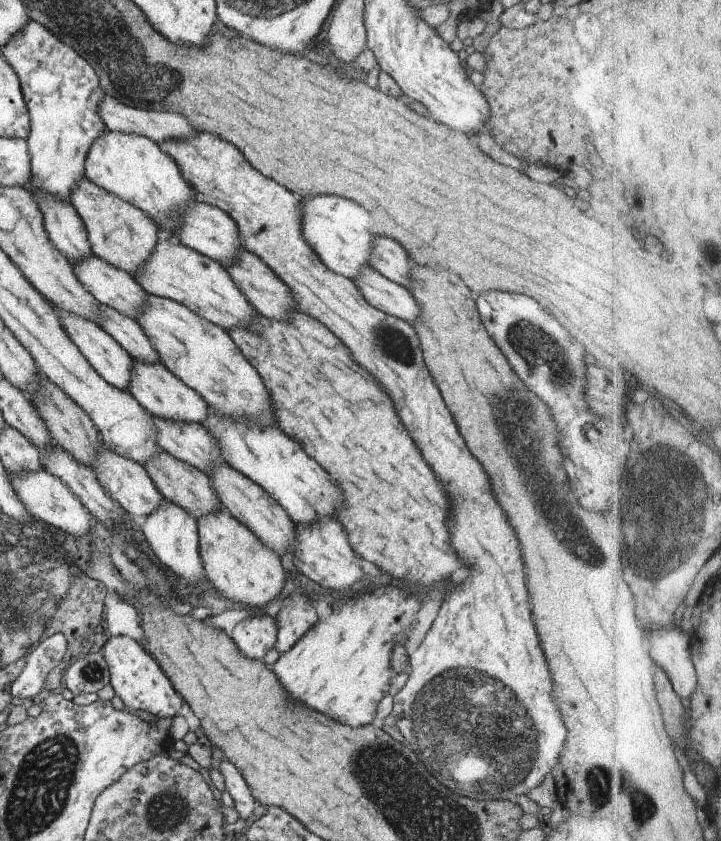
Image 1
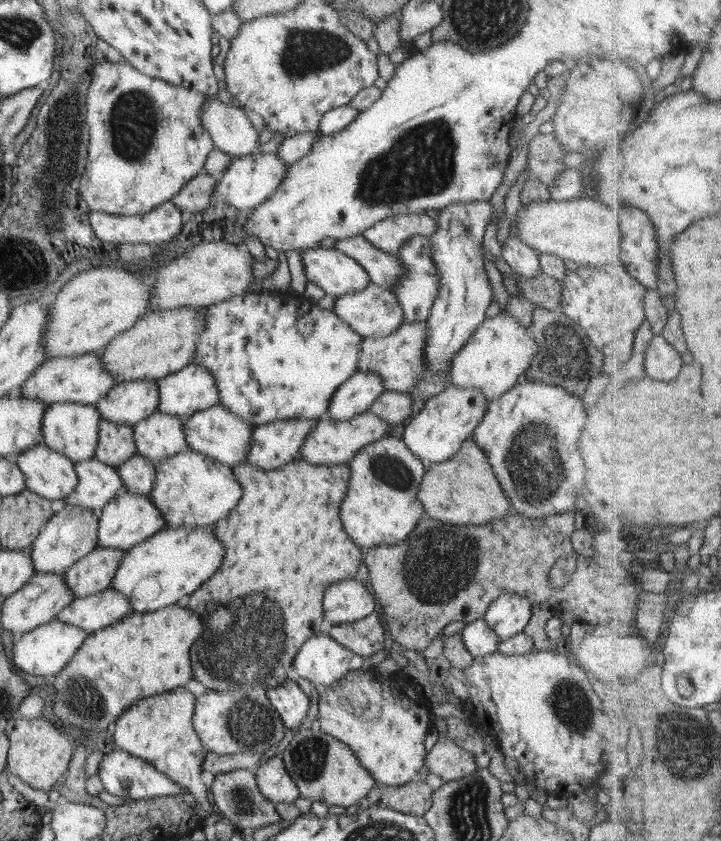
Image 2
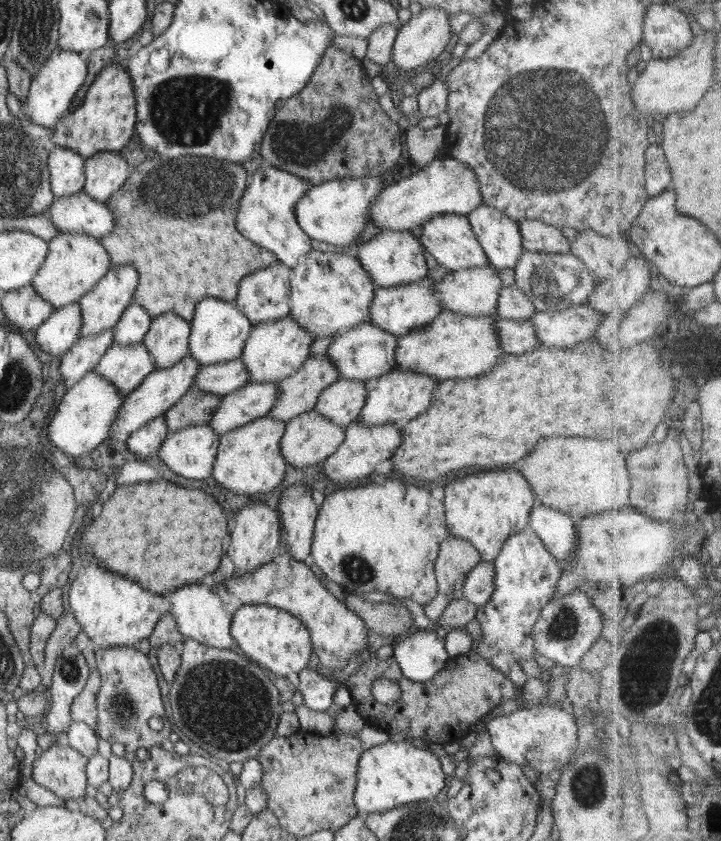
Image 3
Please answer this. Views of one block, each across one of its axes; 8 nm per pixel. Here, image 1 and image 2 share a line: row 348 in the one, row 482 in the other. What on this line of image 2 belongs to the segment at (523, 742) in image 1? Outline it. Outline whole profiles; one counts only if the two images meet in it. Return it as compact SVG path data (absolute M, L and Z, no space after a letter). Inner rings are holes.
M388 435L362 448L347 464L351 475L340 514L349 537L364 550L406 540L424 515L417 492L427 466L402 439Z

